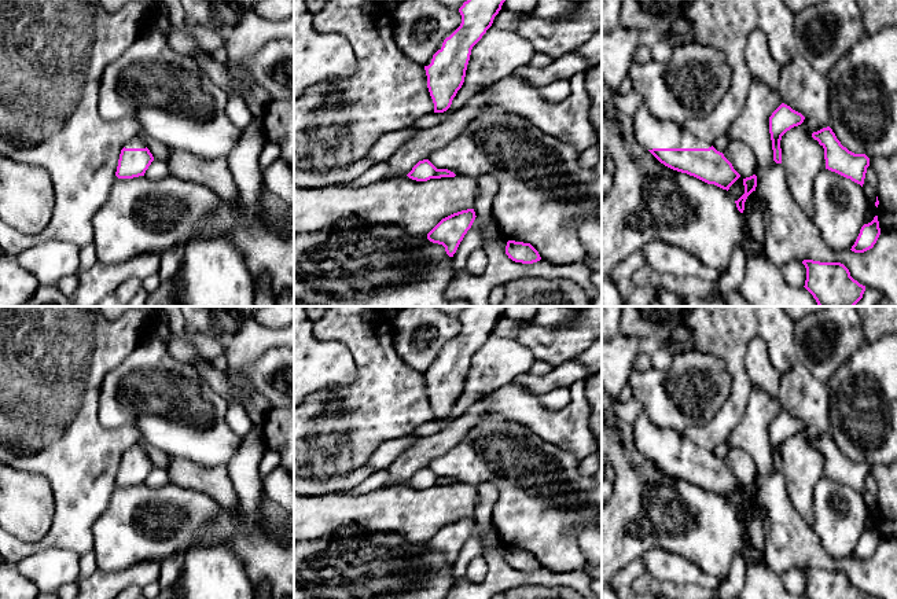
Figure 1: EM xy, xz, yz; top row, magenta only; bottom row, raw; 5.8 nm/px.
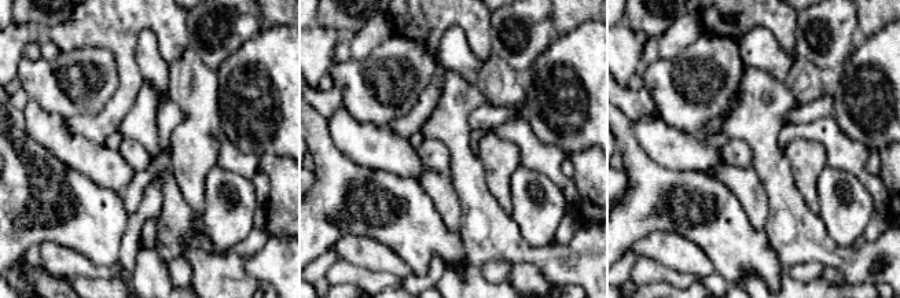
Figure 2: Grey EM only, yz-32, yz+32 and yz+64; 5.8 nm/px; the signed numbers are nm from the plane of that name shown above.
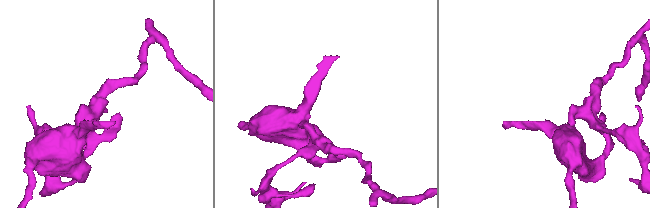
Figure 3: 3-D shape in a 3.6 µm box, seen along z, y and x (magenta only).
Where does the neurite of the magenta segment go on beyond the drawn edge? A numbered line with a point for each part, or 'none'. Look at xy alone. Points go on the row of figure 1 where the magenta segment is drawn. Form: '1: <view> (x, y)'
1: xy (139, 142)

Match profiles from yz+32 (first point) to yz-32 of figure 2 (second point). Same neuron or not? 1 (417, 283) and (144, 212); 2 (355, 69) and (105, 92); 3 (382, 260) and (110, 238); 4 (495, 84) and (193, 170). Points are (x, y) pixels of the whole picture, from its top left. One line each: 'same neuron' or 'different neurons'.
1: same neuron
2: same neuron
3: different neurons
4: same neuron

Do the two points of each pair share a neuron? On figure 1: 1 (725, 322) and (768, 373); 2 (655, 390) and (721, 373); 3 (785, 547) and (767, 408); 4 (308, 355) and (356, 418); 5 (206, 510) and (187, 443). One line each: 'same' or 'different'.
1: different
2: same
3: same
4: different
5: different

